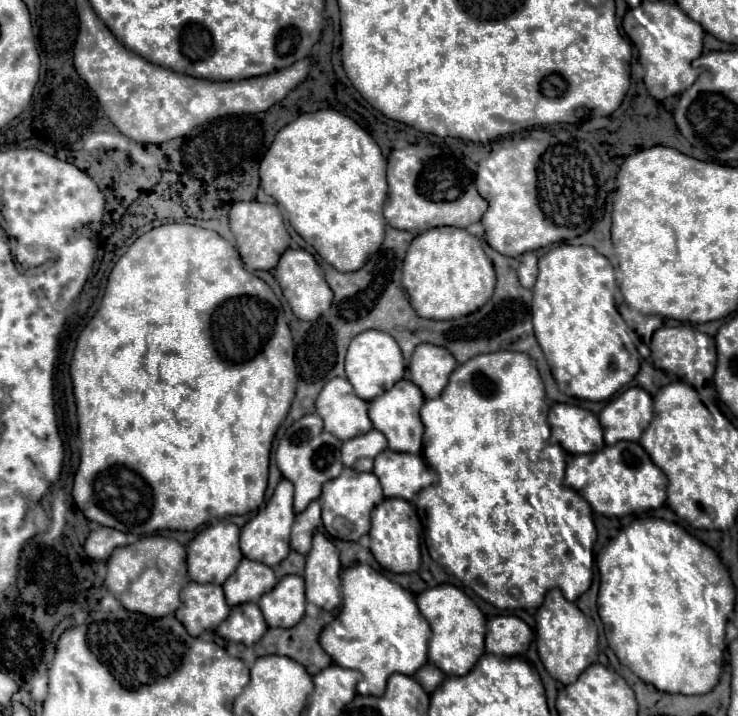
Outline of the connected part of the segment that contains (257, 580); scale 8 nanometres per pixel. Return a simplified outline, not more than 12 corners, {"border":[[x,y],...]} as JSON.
{"border":[[242,558],[222,584],[226,602],[258,602],[276,576],[262,562]]}

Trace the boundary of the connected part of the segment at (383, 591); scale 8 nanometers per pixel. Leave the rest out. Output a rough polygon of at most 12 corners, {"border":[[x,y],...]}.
{"border":[[342,568],[342,610],[318,642],[358,694],[428,662],[414,594]]}

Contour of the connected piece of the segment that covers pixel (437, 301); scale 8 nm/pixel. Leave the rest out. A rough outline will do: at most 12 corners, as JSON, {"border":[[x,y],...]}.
{"border":[[464,228],[412,240],[402,286],[422,318],[490,300],[494,266]]}

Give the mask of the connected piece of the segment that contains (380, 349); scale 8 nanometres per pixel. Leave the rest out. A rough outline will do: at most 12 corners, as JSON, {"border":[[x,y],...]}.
{"border":[[366,330],[350,342],[346,378],[374,400],[404,378],[396,340]]}

